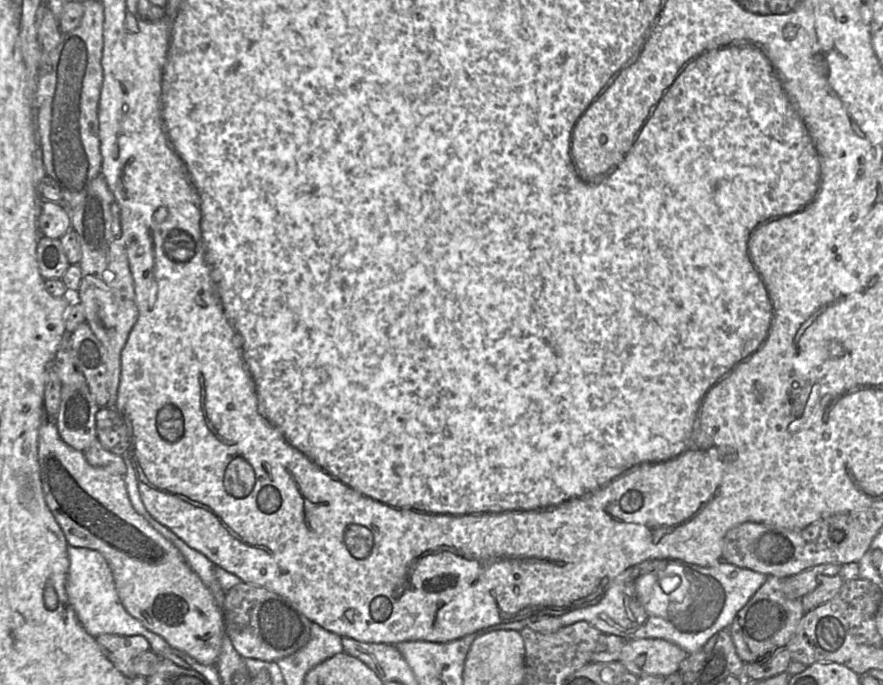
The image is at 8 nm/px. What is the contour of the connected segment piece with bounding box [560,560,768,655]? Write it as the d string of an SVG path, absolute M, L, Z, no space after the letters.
M676 560L645 561L619 574L598 602L563 614L560 619L564 626L585 621L604 634L621 636L626 640L667 640L690 655L700 650L714 634L729 629L738 611L764 584L767 577L763 573L725 561L720 561L712 567L686 564Z

